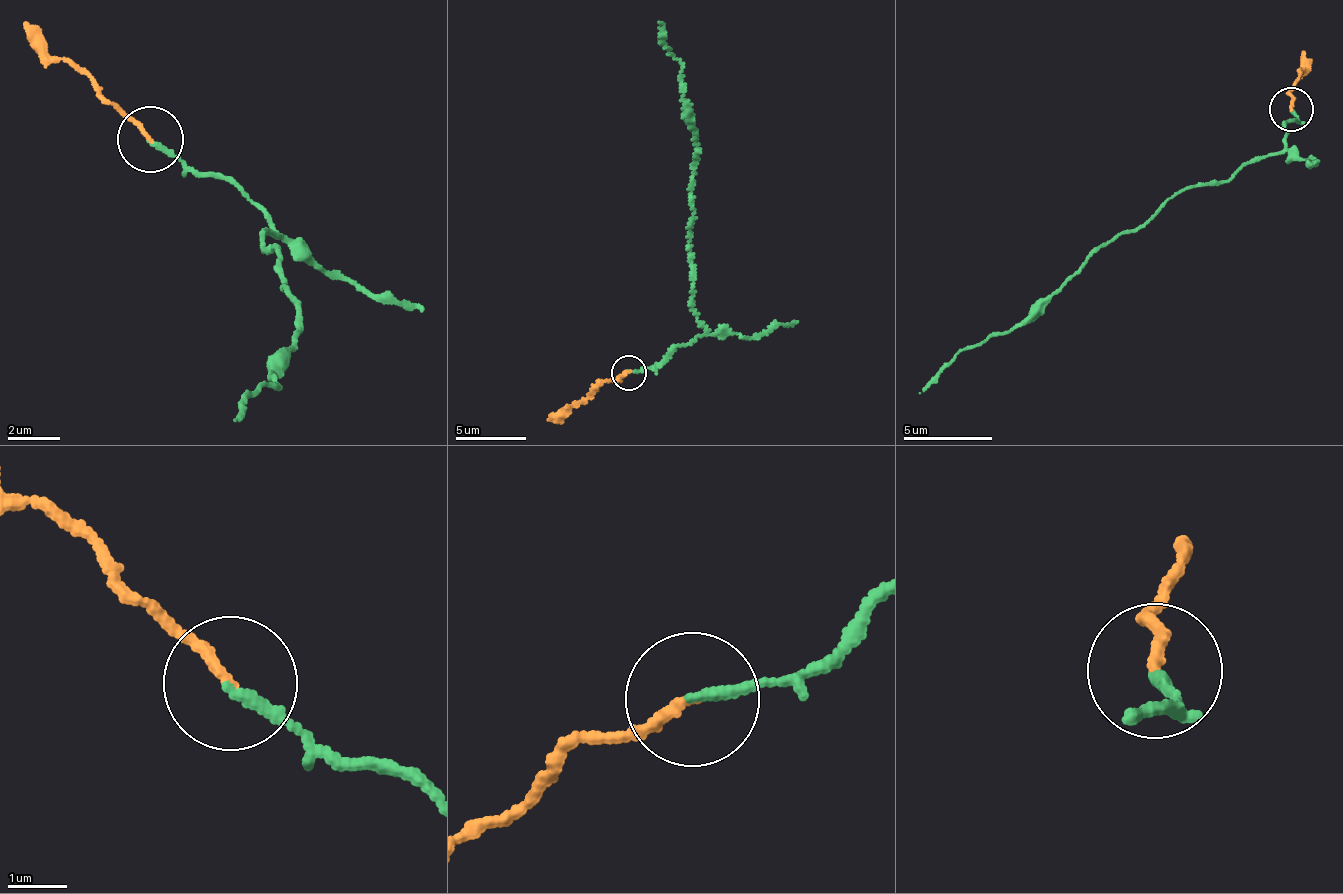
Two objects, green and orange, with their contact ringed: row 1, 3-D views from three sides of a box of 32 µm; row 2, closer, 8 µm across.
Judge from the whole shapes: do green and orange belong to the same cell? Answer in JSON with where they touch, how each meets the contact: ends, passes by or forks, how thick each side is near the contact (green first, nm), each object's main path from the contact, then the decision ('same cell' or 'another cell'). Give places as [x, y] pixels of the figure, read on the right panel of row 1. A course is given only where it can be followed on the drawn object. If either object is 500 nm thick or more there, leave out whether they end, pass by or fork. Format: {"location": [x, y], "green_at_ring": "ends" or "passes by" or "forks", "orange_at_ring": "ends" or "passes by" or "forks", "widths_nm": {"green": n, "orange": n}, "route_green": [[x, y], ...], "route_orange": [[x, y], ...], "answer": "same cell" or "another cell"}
{"location": [1291, 109], "green_at_ring": "ends", "orange_at_ring": "ends", "widths_nm": {"green": 200, "orange": 170}, "route_green": [[1290, 107], [1298, 117], [1284, 129], [1281, 151], [1183, 189], [1139, 227], [1121, 230], [920, 394]], "route_orange": [[1290, 107], [1304, 52]], "answer": "same cell"}

